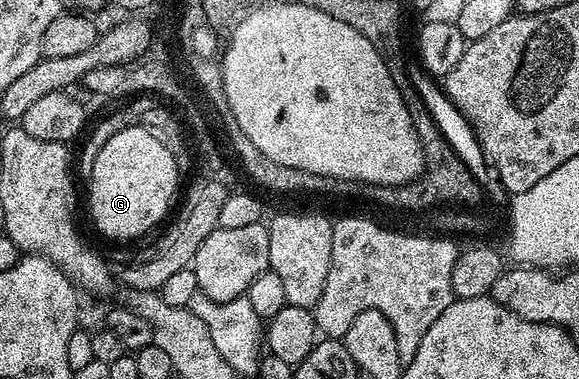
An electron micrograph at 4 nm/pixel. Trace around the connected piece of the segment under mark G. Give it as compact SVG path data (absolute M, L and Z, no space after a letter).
M141 127L124 129L115 134L98 152L94 159L91 176L87 177L88 208L92 211L92 220L96 228L104 236L112 240L132 240L143 232L148 232L168 212L172 199L176 196L178 175L175 159L170 150L149 135L149 131Z

